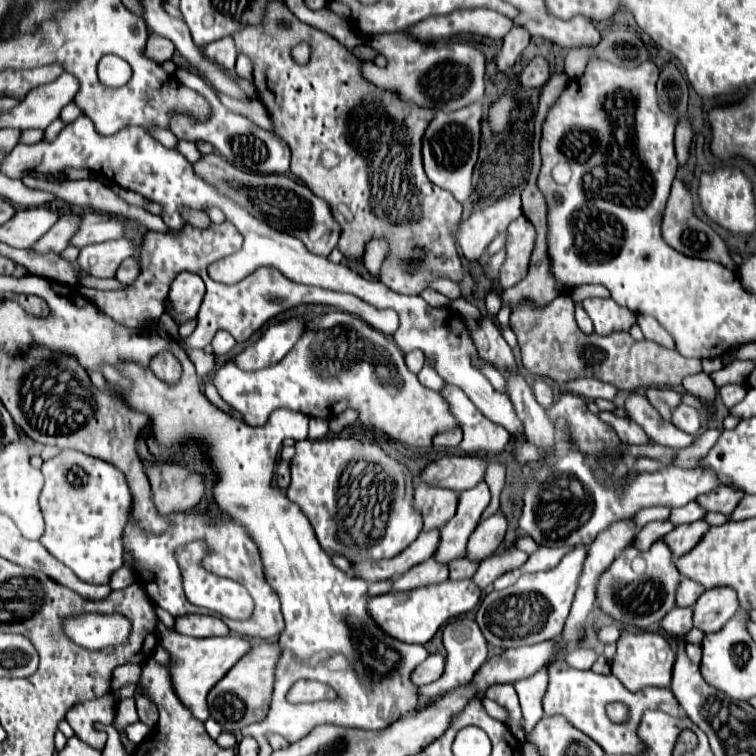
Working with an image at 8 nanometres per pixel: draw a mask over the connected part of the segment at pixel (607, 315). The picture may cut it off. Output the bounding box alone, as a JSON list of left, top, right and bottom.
[584,298,636,336]

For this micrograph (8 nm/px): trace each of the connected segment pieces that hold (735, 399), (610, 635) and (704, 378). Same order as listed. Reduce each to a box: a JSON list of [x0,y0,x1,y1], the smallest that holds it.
[[719,384,746,409],[600,624,620,644],[682,372,716,402]]

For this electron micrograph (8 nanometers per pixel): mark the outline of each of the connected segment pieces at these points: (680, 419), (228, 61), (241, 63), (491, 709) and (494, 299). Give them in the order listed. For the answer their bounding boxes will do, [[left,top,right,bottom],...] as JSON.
[[672,404,702,436],[204,36,238,70],[236,54,252,80],[482,698,506,722],[486,290,500,316]]

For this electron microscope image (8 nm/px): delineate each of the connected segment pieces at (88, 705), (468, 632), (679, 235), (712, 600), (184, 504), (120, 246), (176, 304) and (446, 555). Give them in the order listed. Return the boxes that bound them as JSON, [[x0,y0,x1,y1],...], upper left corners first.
[[66,692,116,750],[422,618,488,698],[662,180,736,266],[694,586,738,634],[144,464,206,514],[80,238,136,278],[170,272,204,322],[438,482,490,562]]

